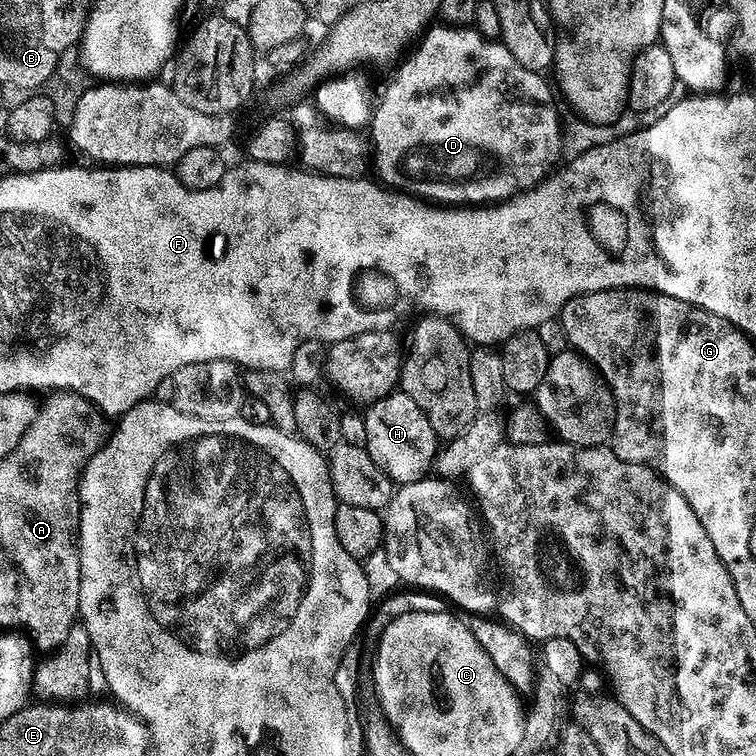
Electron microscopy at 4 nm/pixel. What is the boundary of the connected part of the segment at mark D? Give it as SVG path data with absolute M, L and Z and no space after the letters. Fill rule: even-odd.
M451 26L429 27L421 35L418 47L399 65L400 73L389 86L380 105L375 105L370 121L370 139L374 153L374 172L387 187L421 197L429 202L439 202L444 206L487 206L493 202L511 200L519 192L535 188L541 180L553 171L552 163L560 152L560 116L556 113L554 88L544 81L545 77L534 70L526 70L510 50L500 40L487 40L475 27L453 28Z

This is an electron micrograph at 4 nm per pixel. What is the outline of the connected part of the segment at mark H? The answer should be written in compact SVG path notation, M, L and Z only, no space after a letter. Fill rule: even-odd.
M402 390L391 392L381 400L367 405L364 416L363 447L368 449L370 458L397 485L409 484L425 479L433 471L438 451L438 437L430 426L426 414Z

